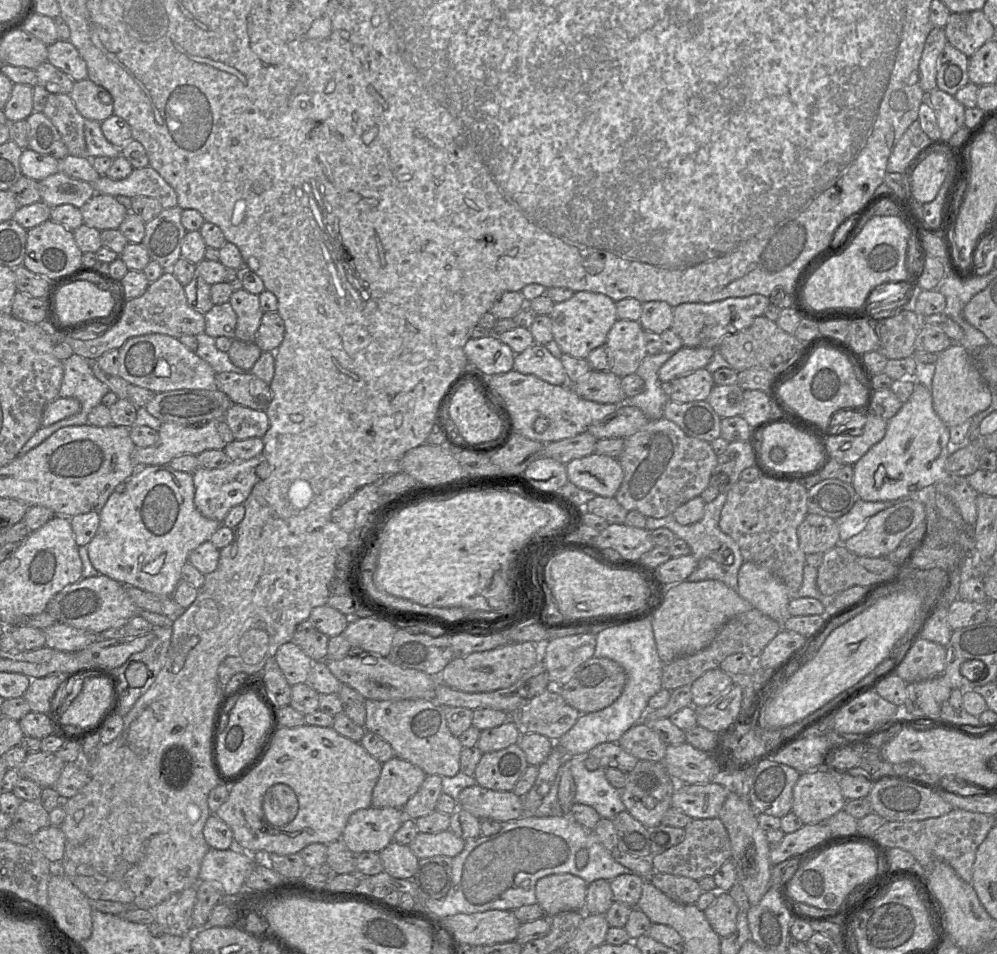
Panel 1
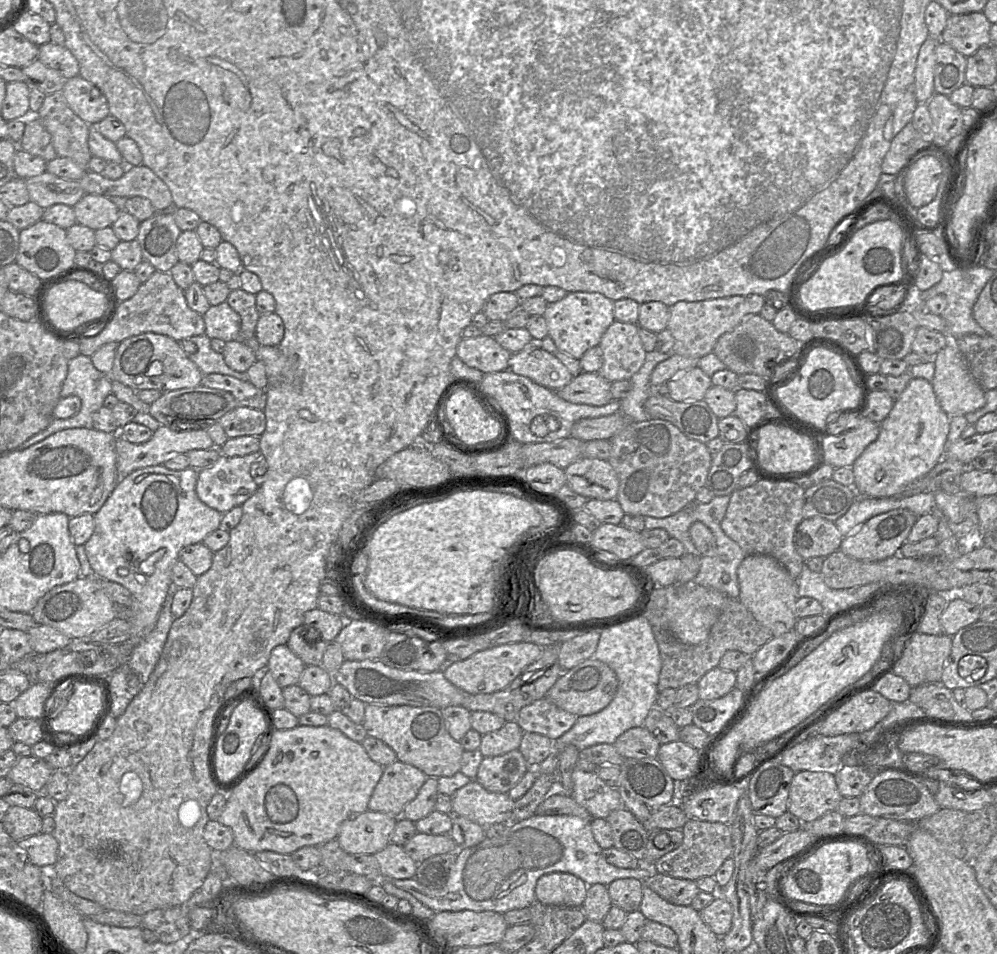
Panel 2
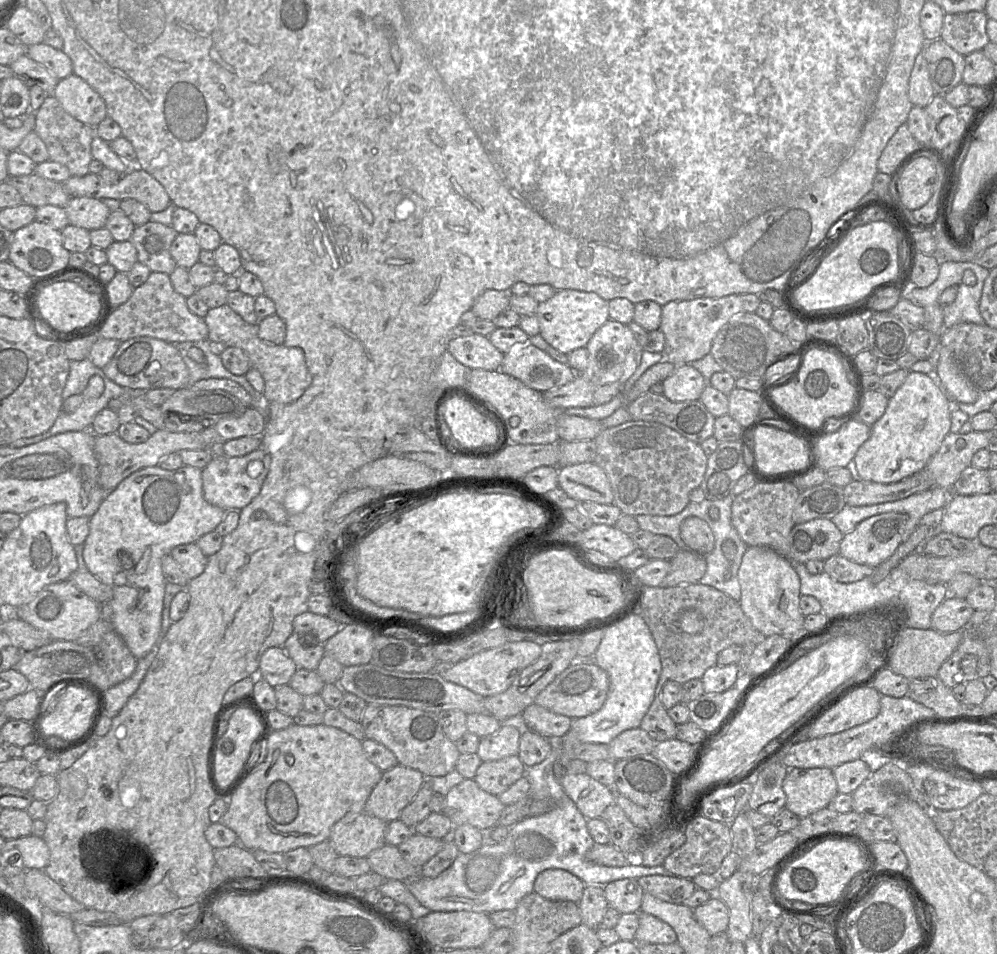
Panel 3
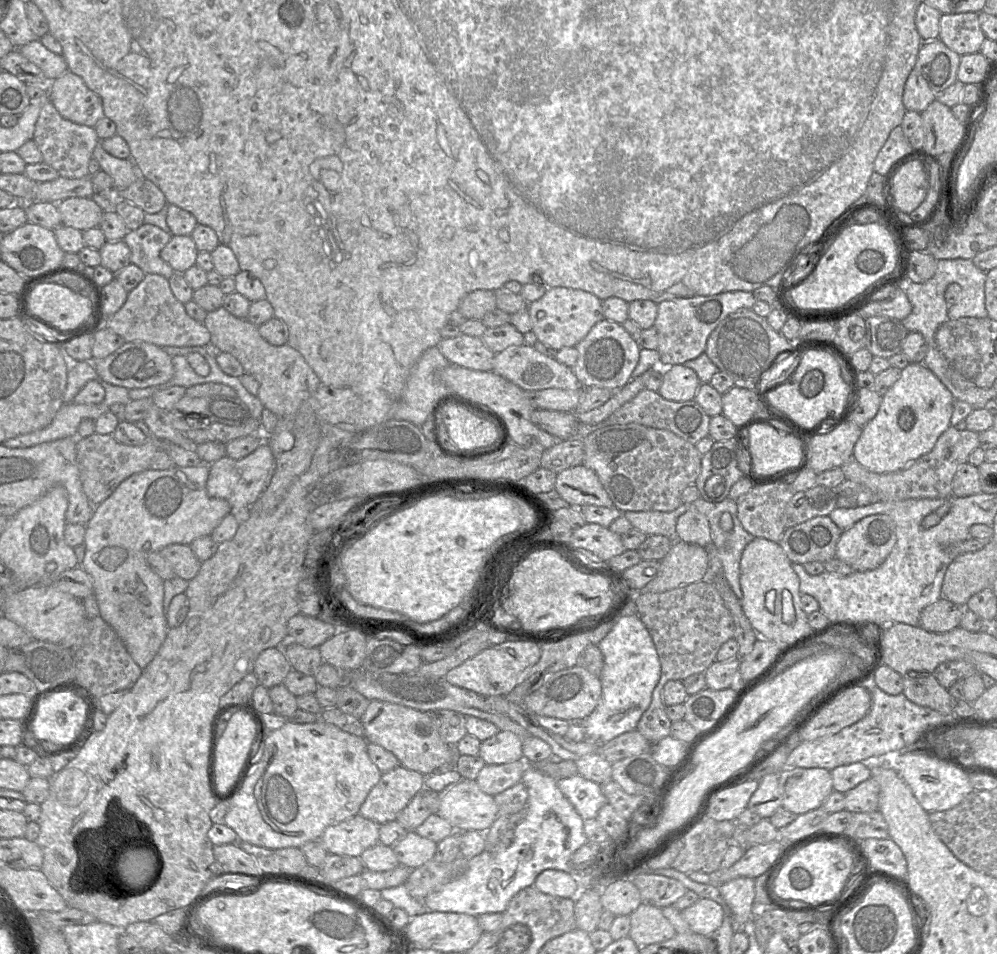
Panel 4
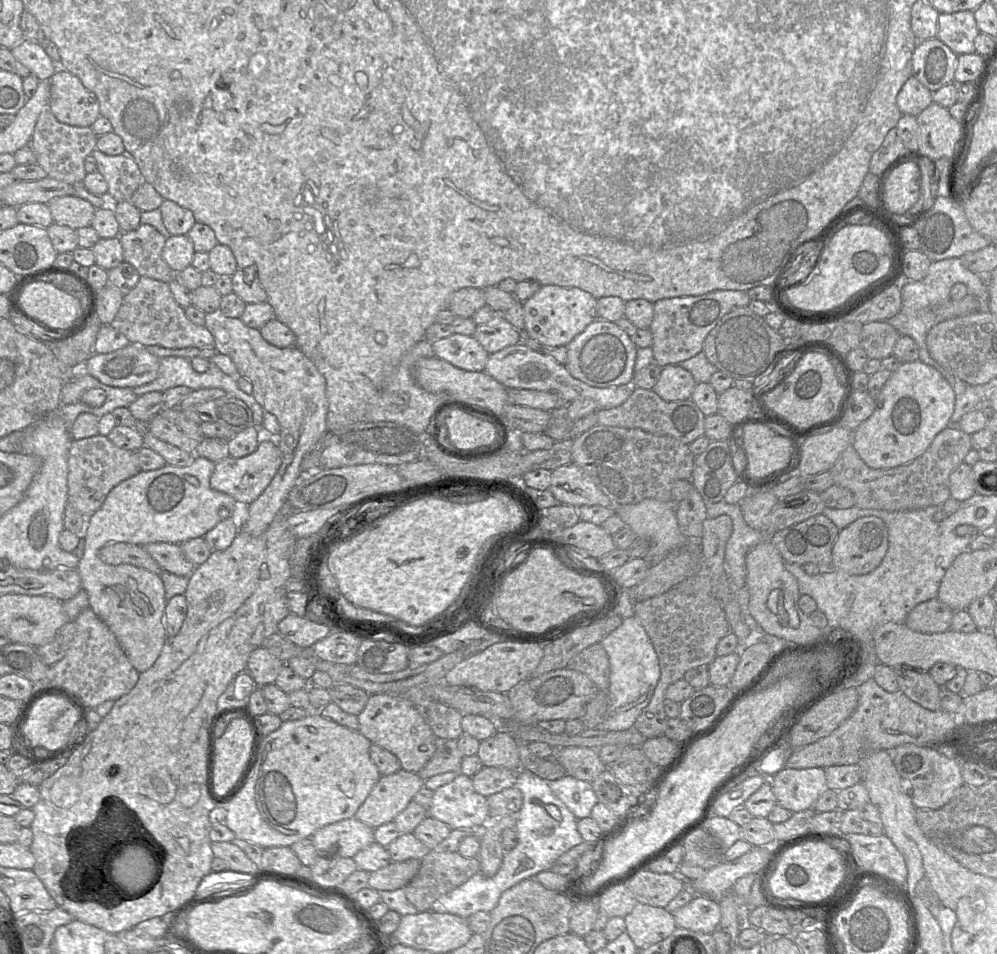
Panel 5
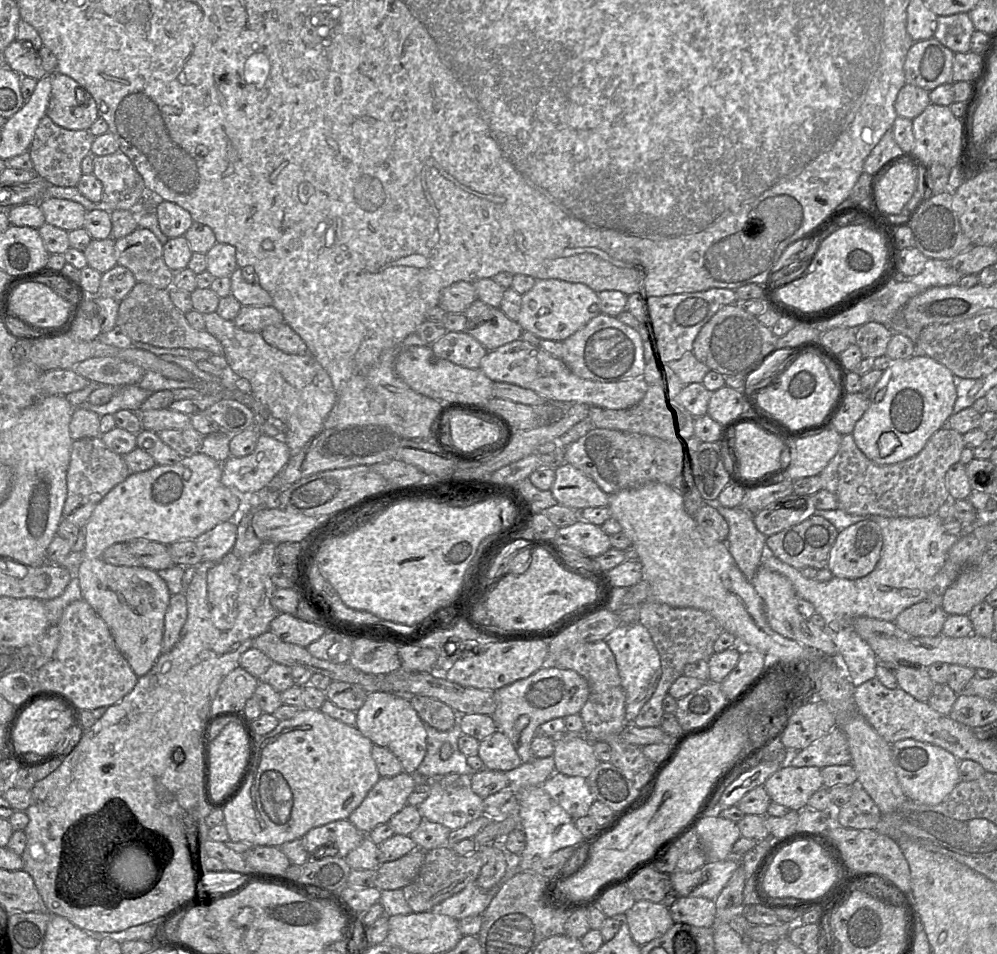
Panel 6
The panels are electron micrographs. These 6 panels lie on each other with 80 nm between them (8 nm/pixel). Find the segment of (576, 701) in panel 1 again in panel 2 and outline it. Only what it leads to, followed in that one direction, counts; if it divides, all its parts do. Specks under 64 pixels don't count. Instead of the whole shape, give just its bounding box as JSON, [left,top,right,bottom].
[546,657,617,717]

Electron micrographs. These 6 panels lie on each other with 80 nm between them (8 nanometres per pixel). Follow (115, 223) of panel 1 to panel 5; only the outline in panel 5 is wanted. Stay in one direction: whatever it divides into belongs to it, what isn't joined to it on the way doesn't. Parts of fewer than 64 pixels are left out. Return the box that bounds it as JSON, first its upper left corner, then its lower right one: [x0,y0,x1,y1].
[47,195,96,230]

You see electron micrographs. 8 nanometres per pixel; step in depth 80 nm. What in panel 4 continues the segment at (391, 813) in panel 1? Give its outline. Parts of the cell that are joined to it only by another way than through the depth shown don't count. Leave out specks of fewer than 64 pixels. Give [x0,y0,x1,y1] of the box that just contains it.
[320,814,380,857]

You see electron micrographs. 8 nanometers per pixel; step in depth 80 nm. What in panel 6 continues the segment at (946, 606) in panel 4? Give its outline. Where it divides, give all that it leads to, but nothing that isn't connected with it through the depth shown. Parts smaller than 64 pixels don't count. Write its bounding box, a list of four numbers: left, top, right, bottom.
[894,600,947,637]

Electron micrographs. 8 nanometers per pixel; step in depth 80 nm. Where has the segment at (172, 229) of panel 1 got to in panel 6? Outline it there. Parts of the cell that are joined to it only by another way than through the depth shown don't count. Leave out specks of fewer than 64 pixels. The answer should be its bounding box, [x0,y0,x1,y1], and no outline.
[114,227,174,290]

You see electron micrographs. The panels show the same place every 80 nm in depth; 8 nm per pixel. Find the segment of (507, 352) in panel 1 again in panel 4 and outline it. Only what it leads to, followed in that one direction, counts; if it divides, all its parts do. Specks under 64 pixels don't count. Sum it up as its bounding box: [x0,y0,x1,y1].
[436,333,495,371]

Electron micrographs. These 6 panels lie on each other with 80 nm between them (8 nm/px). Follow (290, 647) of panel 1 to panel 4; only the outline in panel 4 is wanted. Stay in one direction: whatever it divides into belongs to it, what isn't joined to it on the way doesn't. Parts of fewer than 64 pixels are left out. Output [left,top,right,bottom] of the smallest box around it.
[254,647,292,688]

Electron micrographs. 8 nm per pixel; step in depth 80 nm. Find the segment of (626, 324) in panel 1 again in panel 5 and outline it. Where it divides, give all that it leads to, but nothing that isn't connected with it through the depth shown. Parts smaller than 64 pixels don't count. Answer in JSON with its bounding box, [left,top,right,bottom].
[566,319,638,387]

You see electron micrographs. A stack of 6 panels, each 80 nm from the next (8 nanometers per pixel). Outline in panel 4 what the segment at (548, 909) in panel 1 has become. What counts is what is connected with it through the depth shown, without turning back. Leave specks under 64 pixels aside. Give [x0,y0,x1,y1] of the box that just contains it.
[534,869,581,898]

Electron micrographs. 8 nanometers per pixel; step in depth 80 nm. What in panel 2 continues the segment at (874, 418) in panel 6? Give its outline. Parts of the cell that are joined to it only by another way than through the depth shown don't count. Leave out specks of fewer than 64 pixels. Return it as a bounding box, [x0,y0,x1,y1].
[852,378,950,498]

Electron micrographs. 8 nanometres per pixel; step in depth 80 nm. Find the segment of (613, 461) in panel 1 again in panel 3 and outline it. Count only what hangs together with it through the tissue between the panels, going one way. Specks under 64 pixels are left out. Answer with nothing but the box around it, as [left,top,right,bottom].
[558,462,614,502]

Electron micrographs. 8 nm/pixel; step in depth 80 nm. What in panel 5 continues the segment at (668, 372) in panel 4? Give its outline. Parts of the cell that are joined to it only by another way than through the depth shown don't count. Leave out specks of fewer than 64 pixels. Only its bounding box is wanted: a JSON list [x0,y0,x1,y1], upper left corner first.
[652,364,696,401]

